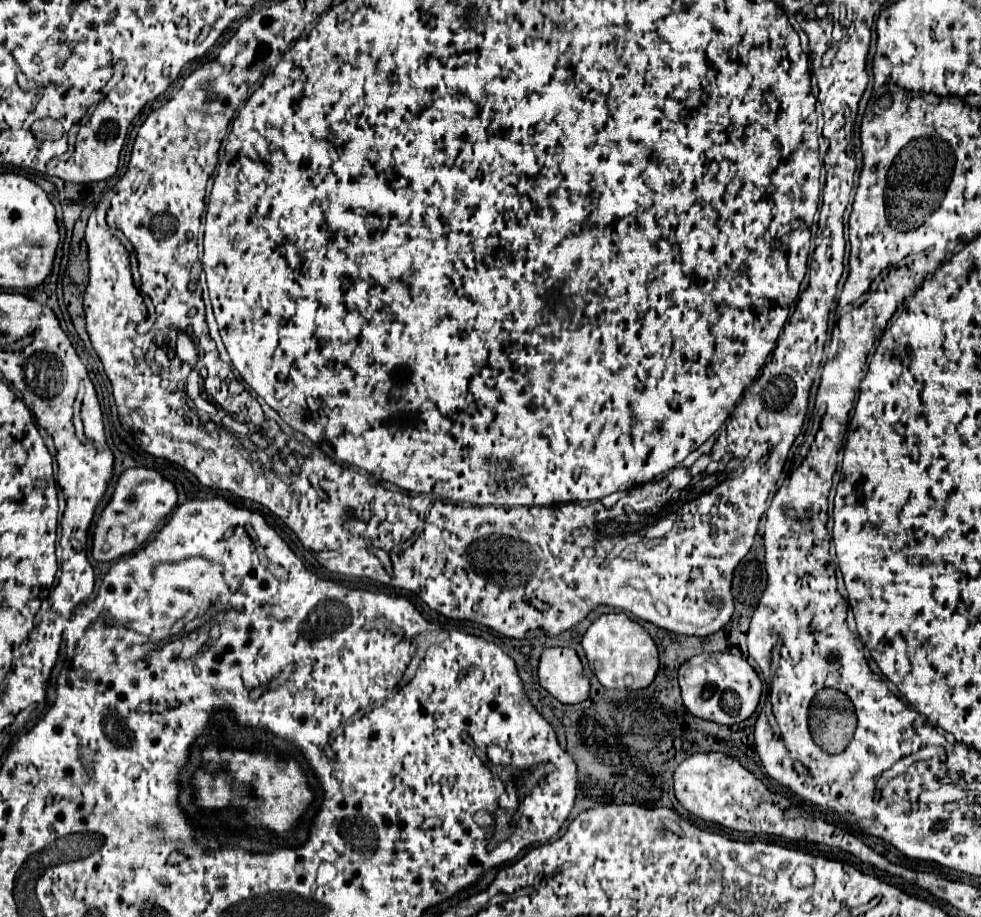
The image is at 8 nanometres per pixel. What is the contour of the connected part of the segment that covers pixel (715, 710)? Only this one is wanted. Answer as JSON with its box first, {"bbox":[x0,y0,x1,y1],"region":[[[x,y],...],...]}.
{"bbox":[678,652,762,724],"region":[[[704,652],[690,658],[680,666],[678,682],[684,706],[694,716],[718,724],[734,724],[750,718],[762,694],[762,682],[756,670],[744,658],[734,656],[730,652],[714,652],[714,654]]]}

